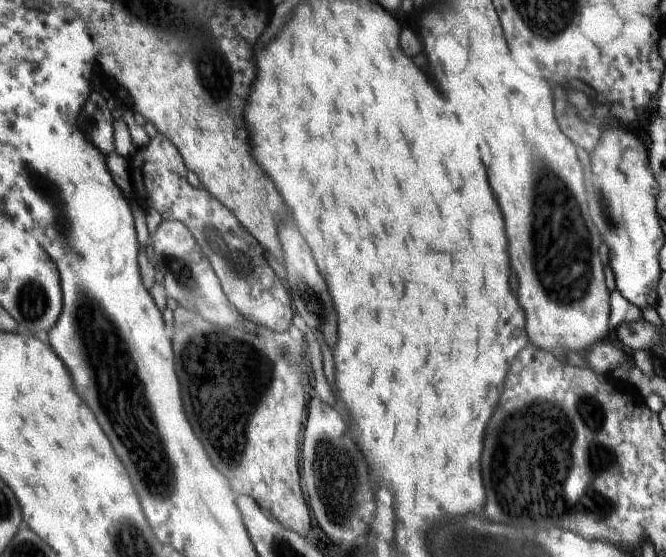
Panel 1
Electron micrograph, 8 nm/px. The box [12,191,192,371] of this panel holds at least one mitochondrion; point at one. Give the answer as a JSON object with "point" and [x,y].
{"point":[32,300]}

